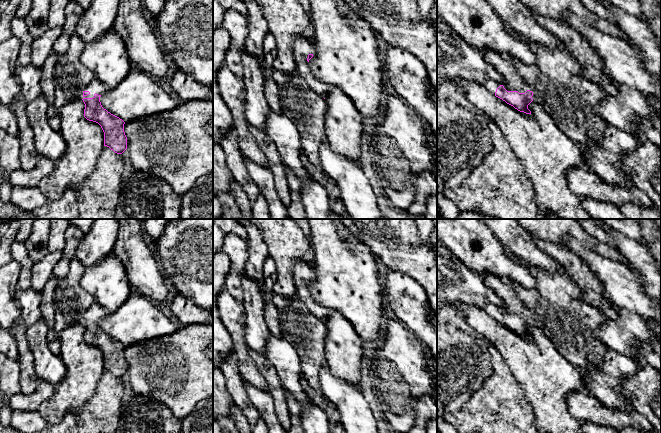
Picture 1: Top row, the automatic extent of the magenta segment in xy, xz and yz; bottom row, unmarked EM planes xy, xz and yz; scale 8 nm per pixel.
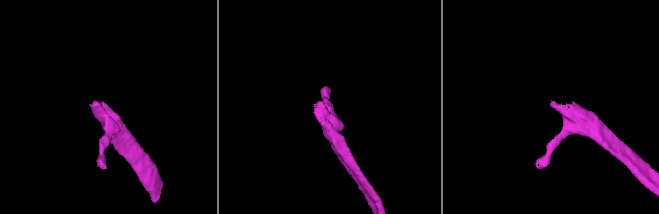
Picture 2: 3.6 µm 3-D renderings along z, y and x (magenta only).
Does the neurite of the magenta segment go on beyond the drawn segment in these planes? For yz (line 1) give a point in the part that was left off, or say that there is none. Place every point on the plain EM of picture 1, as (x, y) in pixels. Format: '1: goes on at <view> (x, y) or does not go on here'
1: goes on at yz (512, 305)

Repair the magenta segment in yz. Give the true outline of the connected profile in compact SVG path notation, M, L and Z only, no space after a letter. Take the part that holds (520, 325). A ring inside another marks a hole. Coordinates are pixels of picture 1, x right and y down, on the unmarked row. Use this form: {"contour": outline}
{"contour": "M487 273L481 274L480 277L486 286L491 288L504 303L503 308L493 304L484 305L481 308L518 335L531 338L528 329L533 325L533 316L524 307L515 291L497 276Z"}

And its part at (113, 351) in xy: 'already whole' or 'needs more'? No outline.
needs more

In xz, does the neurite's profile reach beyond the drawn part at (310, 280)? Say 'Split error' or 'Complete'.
Split error

